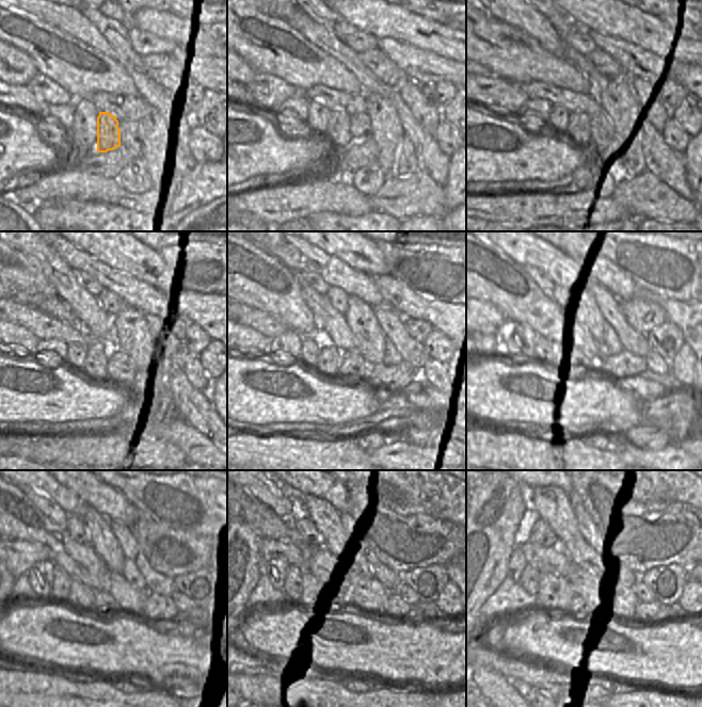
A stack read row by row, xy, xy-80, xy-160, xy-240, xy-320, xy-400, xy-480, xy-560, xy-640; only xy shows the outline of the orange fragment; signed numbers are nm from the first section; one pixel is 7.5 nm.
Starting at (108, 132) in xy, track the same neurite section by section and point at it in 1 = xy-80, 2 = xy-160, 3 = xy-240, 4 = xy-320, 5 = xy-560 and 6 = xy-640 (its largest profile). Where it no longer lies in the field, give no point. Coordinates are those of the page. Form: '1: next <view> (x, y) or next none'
1: next xy-80 (339, 137)
2: next xy-160 (578, 128)
3: next xy-240 (95, 366)
4: next xy-320 (328, 364)
5: next xy-560 (315, 593)
6: next xy-640 (555, 593)

